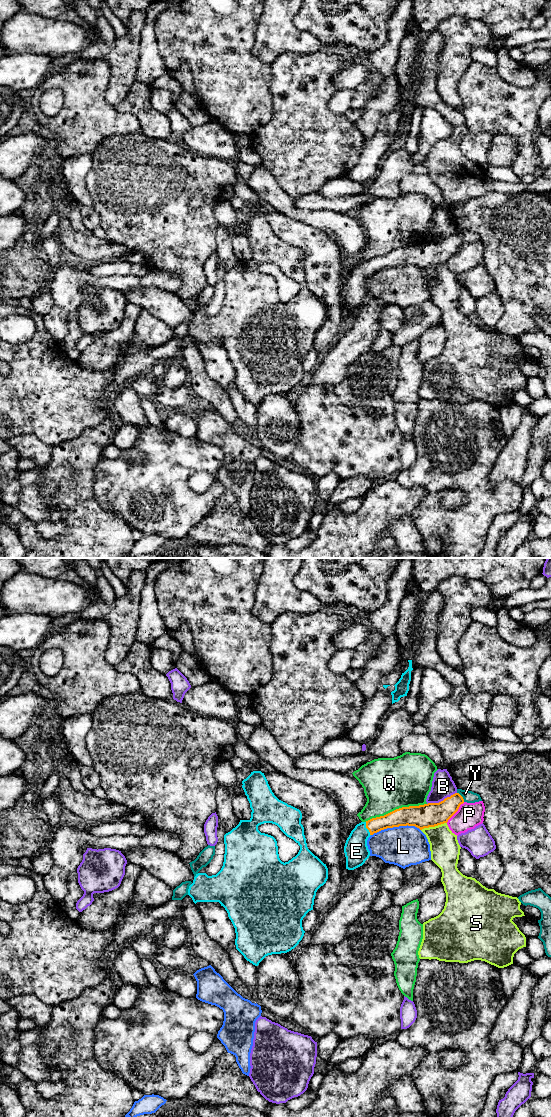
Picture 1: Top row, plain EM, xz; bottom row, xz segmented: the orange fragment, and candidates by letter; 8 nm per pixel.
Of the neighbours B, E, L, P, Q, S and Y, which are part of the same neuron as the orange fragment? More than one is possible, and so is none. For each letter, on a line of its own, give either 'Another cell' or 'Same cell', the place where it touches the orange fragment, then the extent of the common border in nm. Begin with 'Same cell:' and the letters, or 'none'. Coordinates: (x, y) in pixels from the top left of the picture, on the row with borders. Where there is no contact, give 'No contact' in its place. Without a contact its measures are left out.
Same cell: E
B: Another cell. Touches orange at xz (441, 801). Shared border 260 nm
E: Same cell. Touches orange at xz (367, 828). Shared border 120 nm
L: Another cell. Touches orange at xz (395, 826). Shared border 400 nm
P: Another cell. Touches orange at xz (456, 811). Shared border 220 nm
Q: Another cell. Touches orange at xz (396, 809). Shared border 500 nm
S: Another cell. Touches orange at xz (433, 826). Shared border 220 nm
Y: Another cell. Touches orange at xz (462, 797). Shared border 100 nm

